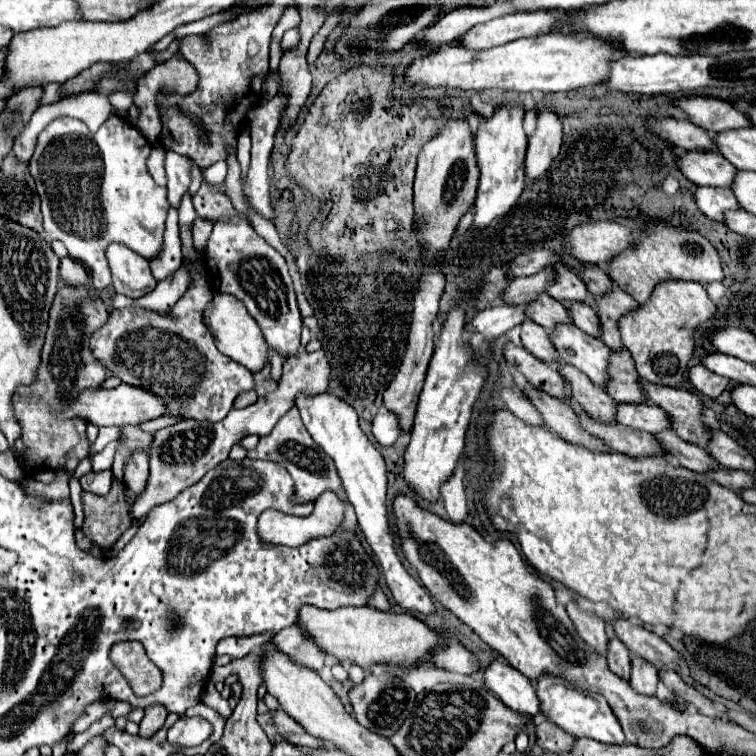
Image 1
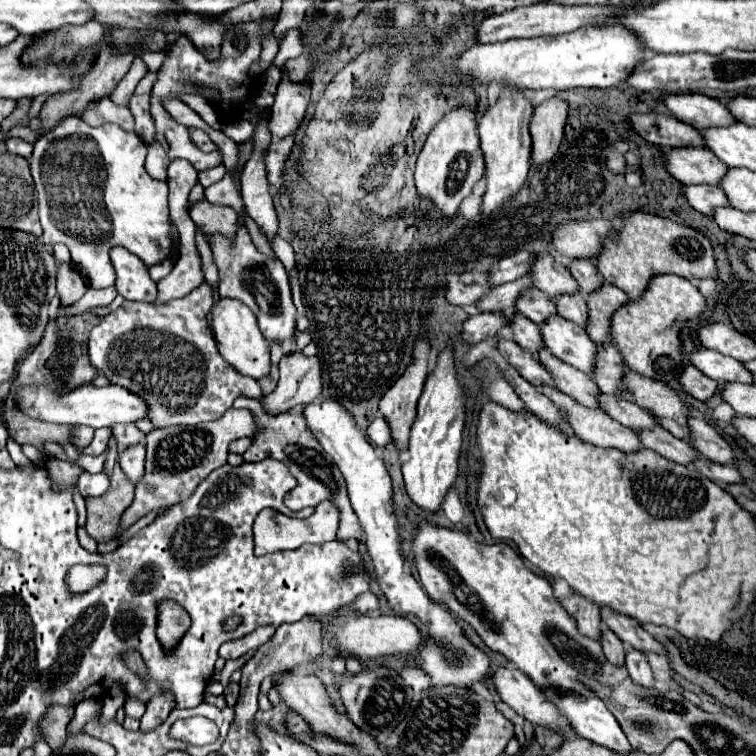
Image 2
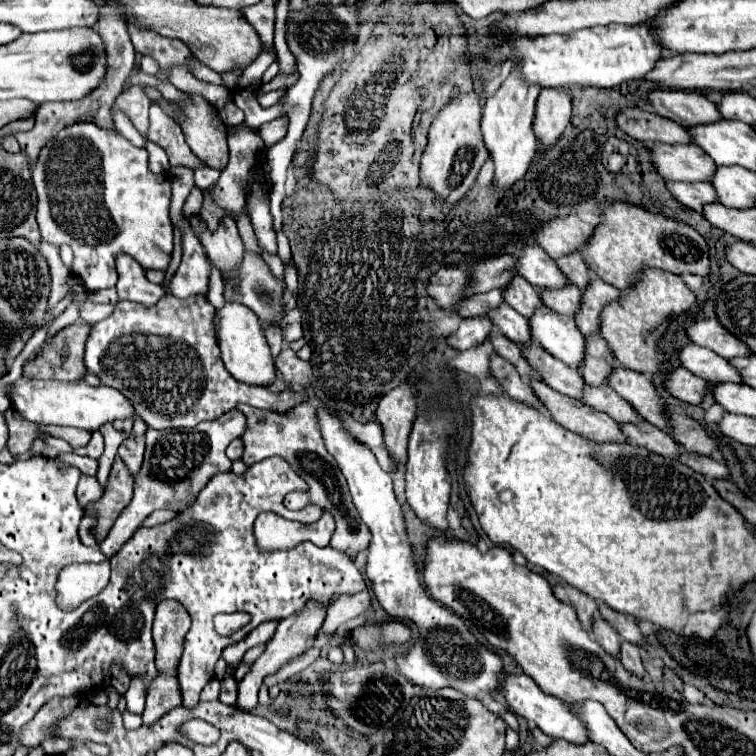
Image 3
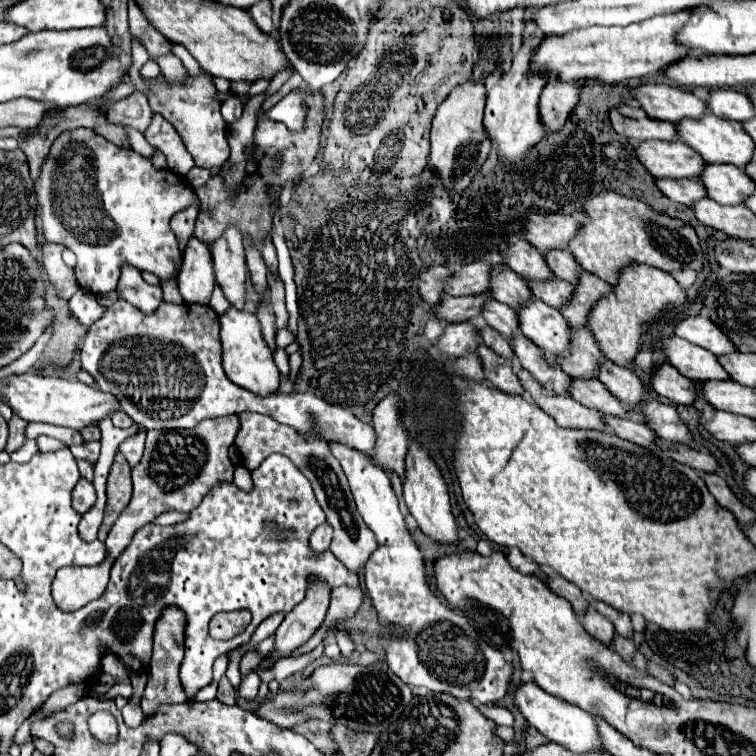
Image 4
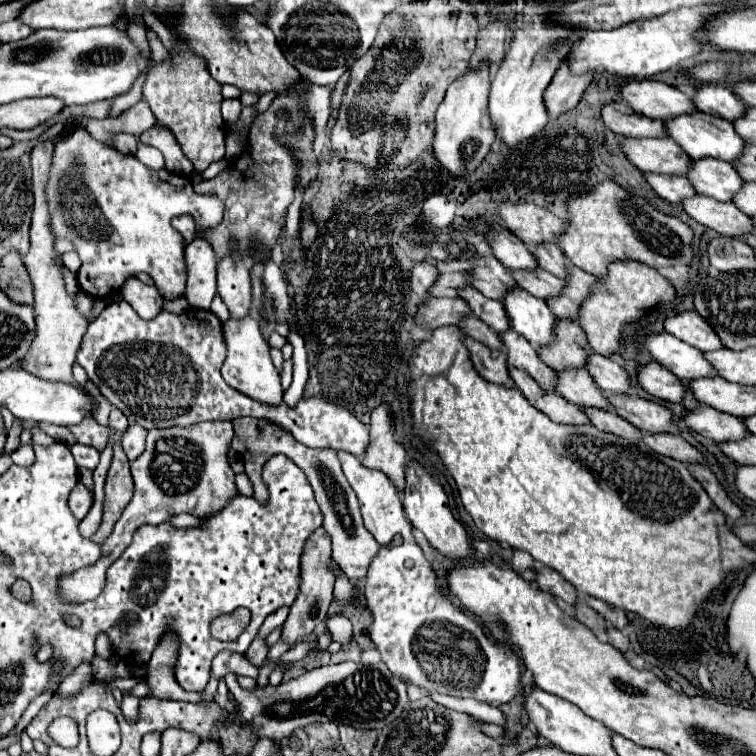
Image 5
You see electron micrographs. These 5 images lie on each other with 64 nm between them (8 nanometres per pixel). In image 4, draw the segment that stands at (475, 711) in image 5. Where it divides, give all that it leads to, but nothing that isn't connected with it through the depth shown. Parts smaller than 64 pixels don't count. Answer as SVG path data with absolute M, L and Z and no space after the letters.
M479 705L477 707L484 716L494 720L497 725L513 726L514 724L514 717L512 713L504 707L498 705L491 708L486 705Z

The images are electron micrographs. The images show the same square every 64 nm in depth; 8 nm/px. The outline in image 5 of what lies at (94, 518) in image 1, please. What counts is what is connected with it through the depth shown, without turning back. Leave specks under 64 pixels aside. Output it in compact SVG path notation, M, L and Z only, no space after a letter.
M120 444L113 445L112 466L110 466L104 490L106 490L104 516L102 516L102 524L100 524L98 532L92 538L98 544L102 544L108 538L116 520L122 514L122 508L130 502L132 492L134 492L134 484L132 484L132 476L130 476L130 464L128 464L128 458L126 458L124 450L120 448Z

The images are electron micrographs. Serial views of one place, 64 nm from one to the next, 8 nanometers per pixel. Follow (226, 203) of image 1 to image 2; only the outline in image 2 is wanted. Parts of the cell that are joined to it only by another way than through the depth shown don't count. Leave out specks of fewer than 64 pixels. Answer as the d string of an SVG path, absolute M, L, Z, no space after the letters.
M206 198L194 202L190 206L190 218L196 226L200 226L208 236L220 232L224 236L234 236L238 228L238 212L230 206L212 204Z

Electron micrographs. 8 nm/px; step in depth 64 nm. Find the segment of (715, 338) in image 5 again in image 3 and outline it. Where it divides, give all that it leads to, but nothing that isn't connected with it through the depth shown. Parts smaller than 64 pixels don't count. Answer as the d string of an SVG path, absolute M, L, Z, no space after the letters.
M698 320L688 330L688 336L694 344L704 346L720 354L722 358L736 358L736 356L752 356L748 344L736 338L732 332L722 328L718 320Z

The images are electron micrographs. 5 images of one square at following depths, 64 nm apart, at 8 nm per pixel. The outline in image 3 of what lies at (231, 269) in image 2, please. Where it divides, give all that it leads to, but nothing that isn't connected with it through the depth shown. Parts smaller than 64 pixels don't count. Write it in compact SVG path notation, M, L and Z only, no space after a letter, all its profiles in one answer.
M244 250L244 258L240 262L238 268L238 282L230 282L224 280L224 298L228 302L240 302L244 306L248 306L262 322L262 328L270 328L270 326L278 326L280 330L284 328L284 318L288 314L286 310L286 300L284 300L284 282L272 274L272 270L268 268L268 264L254 252Z

